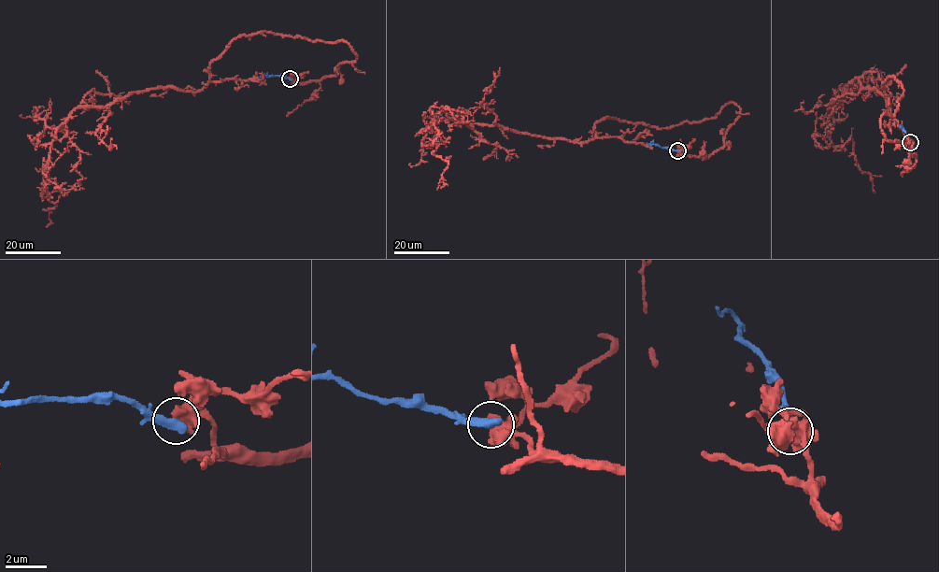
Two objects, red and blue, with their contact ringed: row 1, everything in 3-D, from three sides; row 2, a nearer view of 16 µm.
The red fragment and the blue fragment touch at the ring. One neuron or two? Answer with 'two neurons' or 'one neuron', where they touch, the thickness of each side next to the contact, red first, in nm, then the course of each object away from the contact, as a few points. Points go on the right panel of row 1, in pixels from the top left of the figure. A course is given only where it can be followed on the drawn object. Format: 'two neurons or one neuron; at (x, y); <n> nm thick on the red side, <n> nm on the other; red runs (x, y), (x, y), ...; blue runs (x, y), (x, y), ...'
two neurons; at (910, 142); 550 nm thick on the red side, 500 nm on the other; red runs (910, 142), (881, 126), (897, 79), (890, 115), (844, 90), (830, 139), (875, 193); blue runs (910, 142), (900, 125)

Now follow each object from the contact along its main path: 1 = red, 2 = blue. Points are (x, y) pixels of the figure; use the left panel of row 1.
1: (290, 78), (320, 80), (356, 54), (263, 32), (235, 37), (202, 89), (78, 107), (51, 143), (46, 226)
2: (290, 78), (264, 76), (267, 73)

